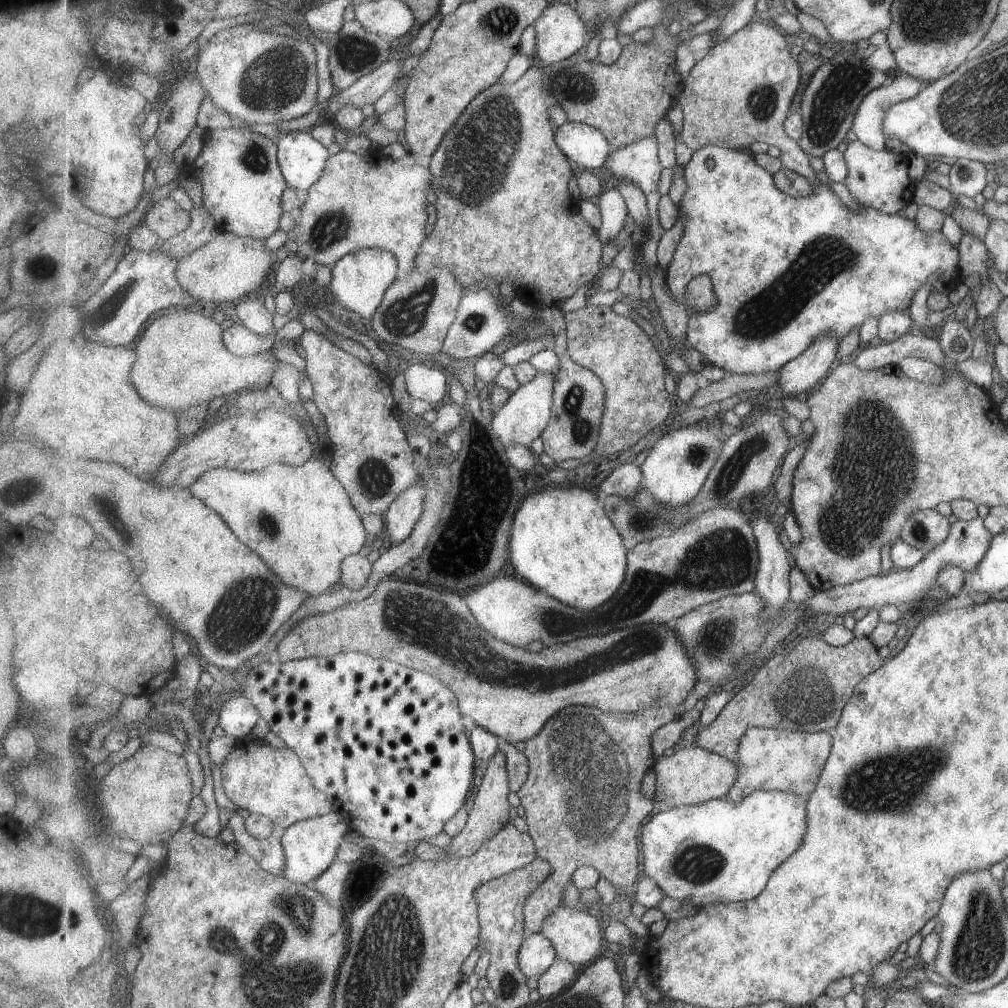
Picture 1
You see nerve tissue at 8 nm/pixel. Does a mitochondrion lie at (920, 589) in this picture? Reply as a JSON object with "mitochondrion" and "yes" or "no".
{"mitochondrion":"no"}

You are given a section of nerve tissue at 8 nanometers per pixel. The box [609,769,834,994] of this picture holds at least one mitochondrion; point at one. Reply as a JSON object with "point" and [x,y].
{"point":[698,865]}

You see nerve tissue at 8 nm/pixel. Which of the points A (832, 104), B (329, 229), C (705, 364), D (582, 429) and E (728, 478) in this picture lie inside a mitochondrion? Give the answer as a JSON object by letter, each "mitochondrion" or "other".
{"A":"mitochondrion","B":"mitochondrion","C":"other","D":"mitochondrion","E":"mitochondrion"}

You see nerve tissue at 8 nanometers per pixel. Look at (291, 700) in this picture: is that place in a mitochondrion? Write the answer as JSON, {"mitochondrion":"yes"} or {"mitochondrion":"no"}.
{"mitochondrion":"no"}

